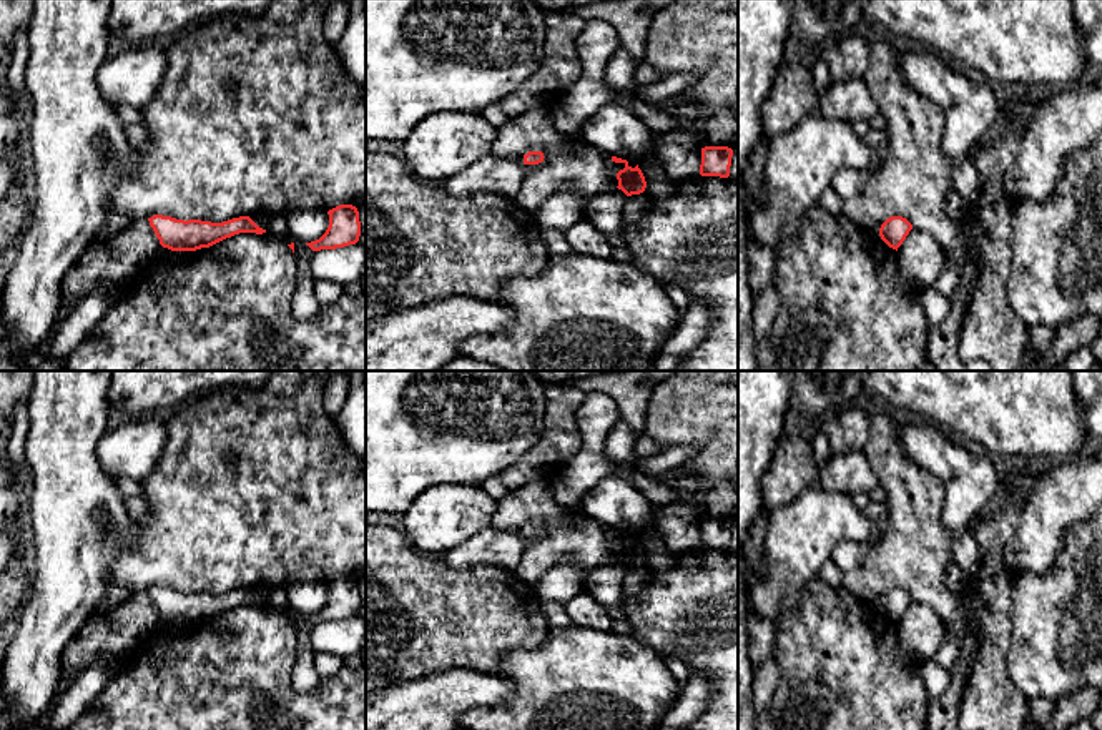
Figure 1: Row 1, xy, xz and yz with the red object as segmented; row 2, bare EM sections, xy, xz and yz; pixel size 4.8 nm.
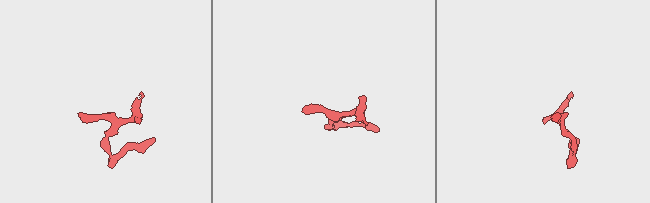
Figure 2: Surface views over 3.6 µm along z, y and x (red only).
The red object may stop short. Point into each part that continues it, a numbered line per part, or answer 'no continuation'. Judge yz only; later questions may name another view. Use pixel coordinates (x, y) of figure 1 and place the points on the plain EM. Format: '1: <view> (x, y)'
no continuation

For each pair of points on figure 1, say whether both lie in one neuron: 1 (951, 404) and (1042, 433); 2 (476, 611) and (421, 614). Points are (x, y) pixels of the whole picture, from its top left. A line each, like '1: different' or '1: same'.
1: same
2: same

